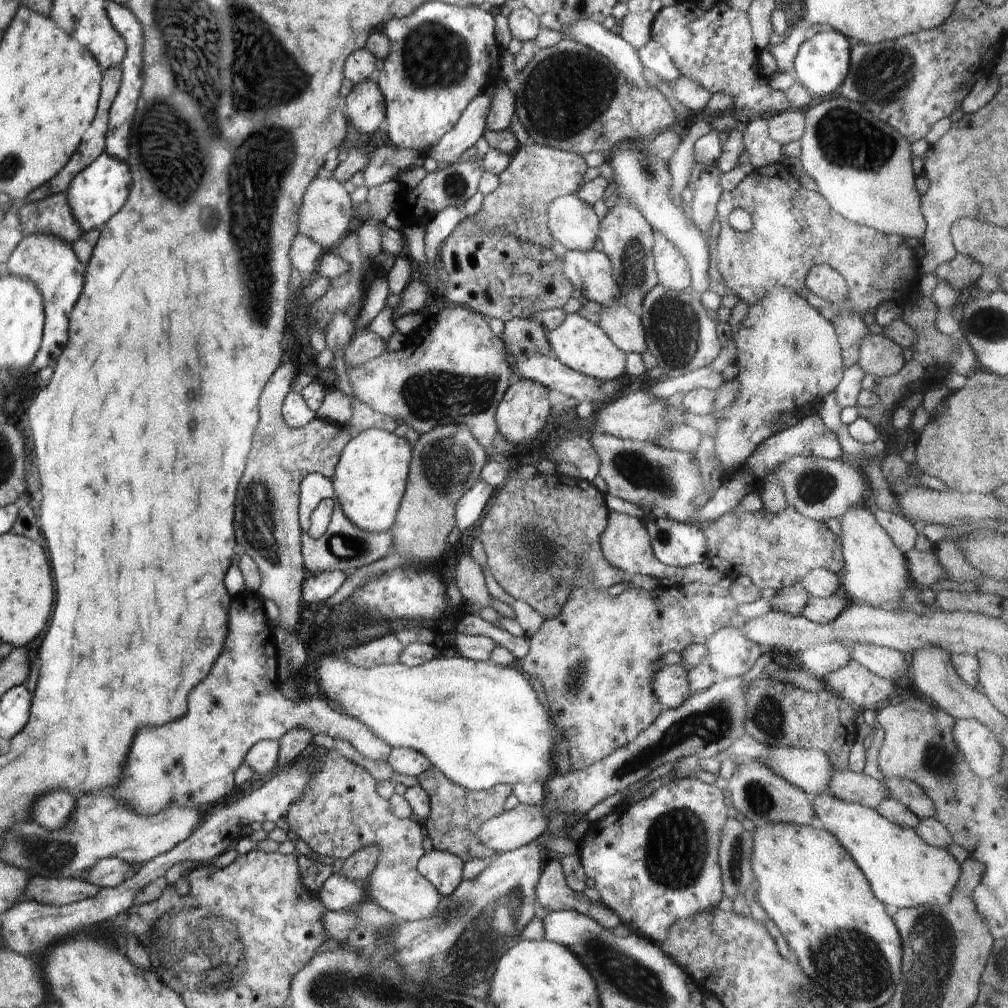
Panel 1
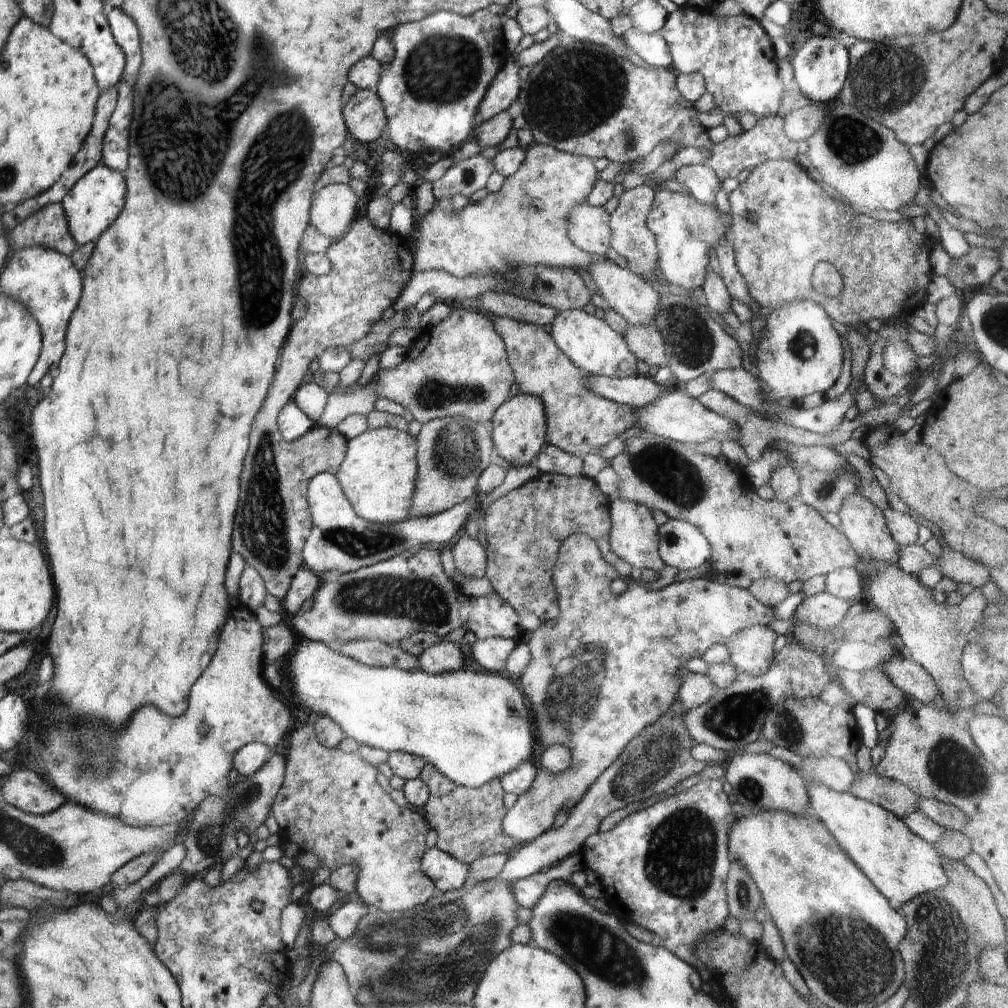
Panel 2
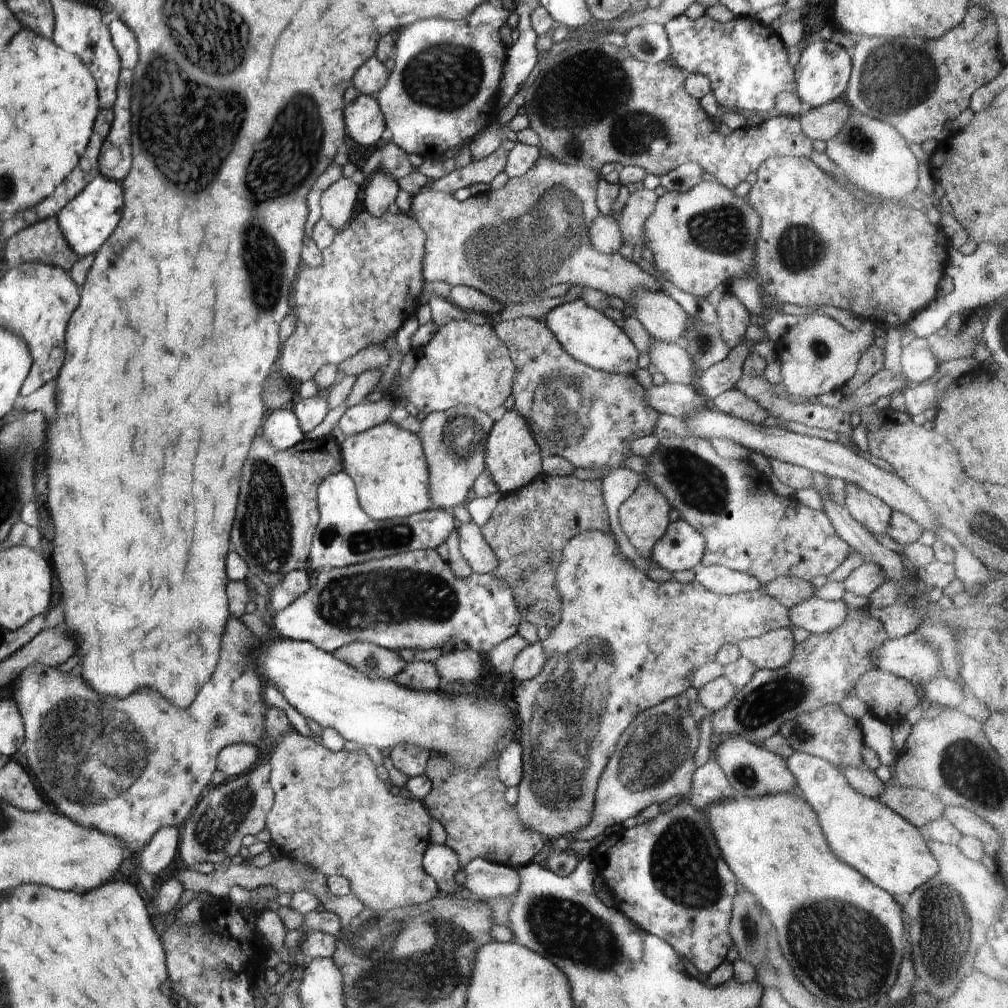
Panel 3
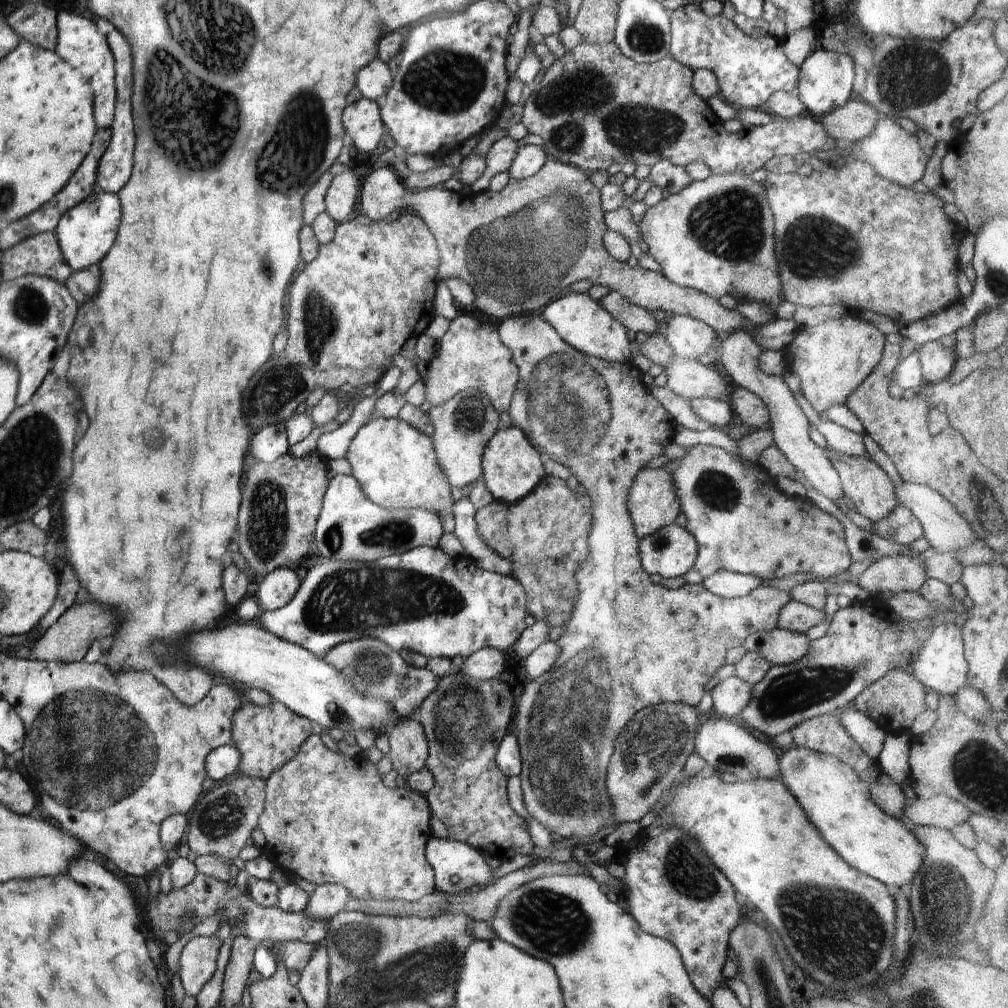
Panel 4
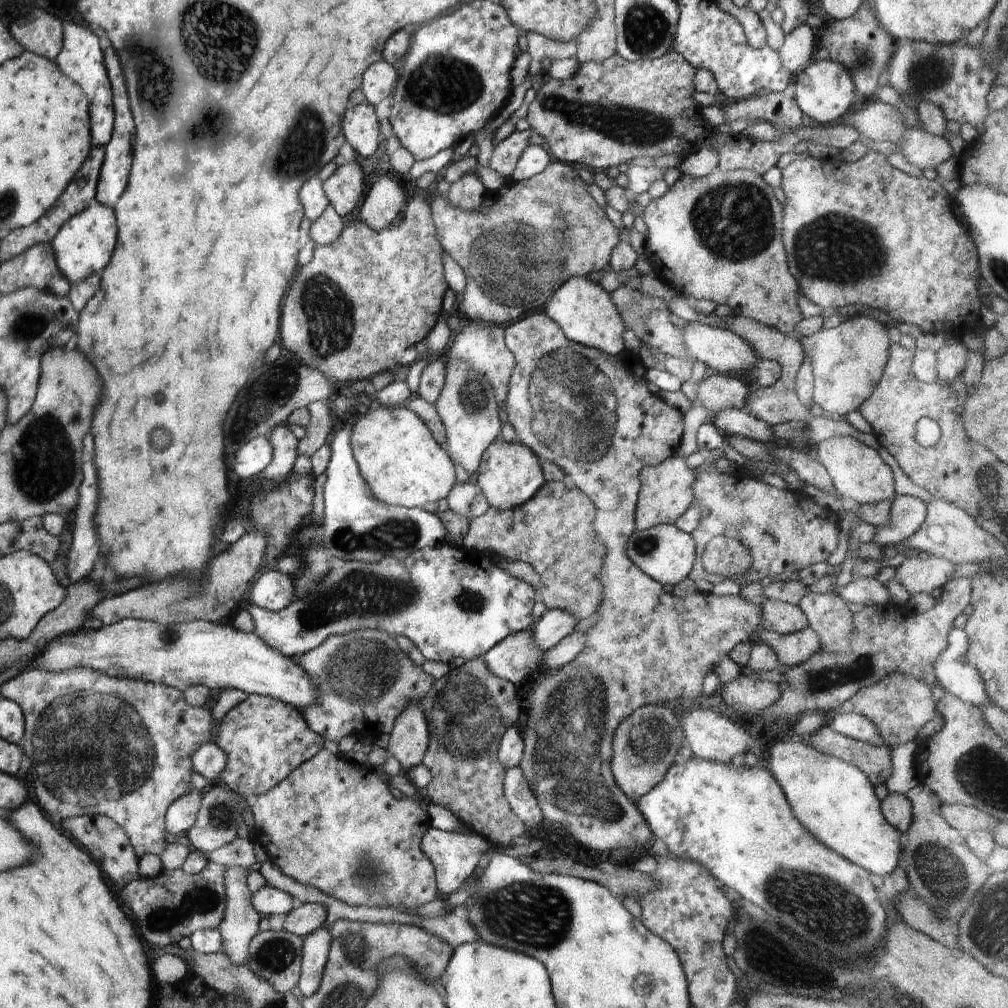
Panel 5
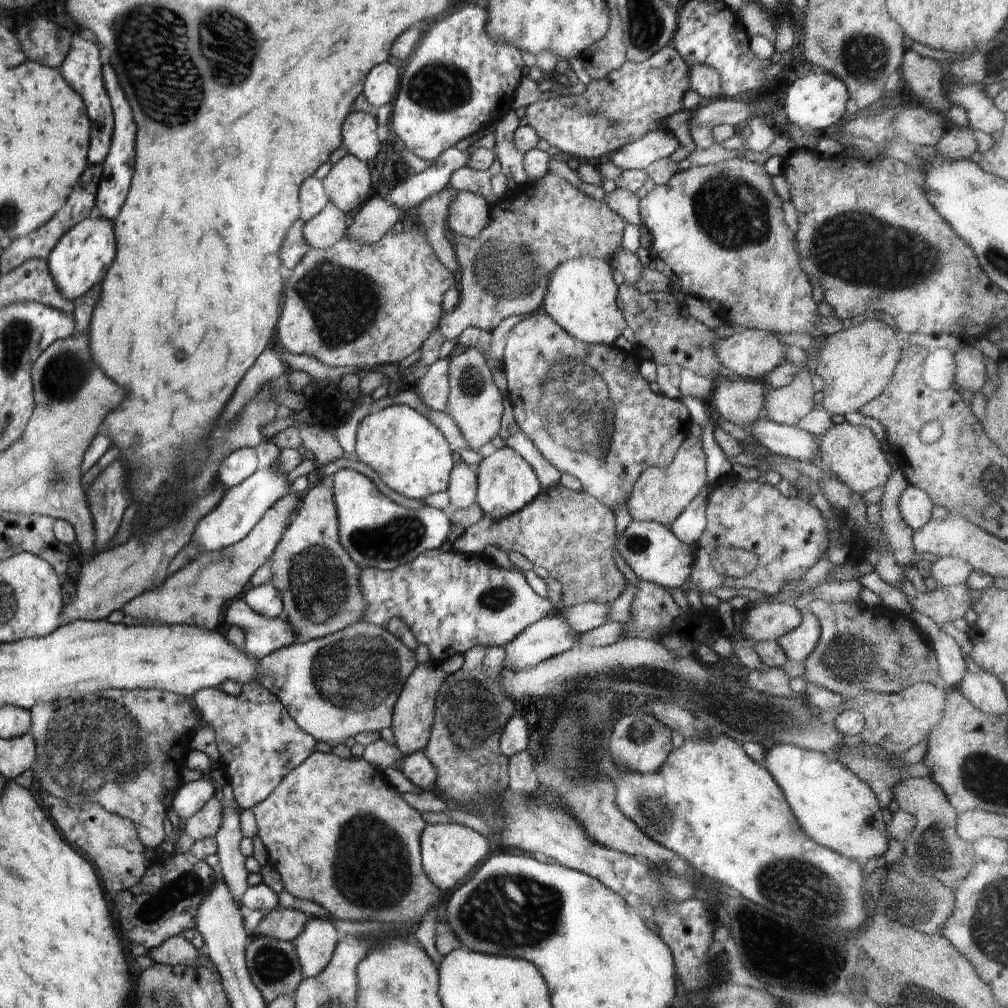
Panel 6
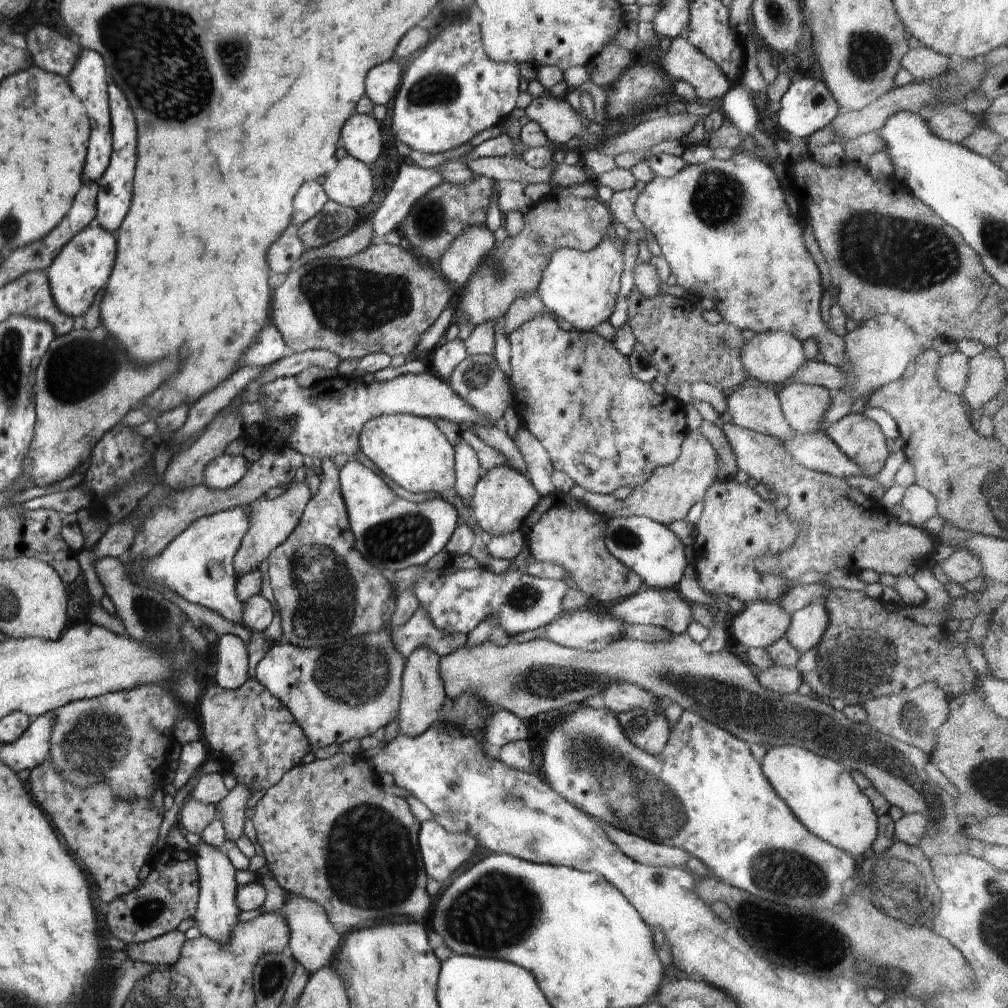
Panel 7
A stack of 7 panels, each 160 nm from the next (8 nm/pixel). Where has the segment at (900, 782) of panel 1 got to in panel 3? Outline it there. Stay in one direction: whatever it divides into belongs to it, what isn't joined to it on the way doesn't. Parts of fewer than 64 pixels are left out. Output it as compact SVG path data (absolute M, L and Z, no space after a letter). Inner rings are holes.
M945 806L942 818L948 819L962 834L976 836L984 844L984 850L992 858L996 858L1000 844L1002 844L1000 832L996 832L992 828L992 824L988 824L984 818L980 818L979 814L962 807Z

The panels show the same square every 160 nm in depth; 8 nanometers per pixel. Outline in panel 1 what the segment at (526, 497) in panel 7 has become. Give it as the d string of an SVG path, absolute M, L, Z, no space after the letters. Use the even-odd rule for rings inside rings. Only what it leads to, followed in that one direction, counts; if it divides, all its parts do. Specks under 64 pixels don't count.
M522 379L512 381L495 412L498 434L505 443L515 448L539 439L540 432L548 420L550 408L552 408L548 399L548 391L547 387L536 381Z

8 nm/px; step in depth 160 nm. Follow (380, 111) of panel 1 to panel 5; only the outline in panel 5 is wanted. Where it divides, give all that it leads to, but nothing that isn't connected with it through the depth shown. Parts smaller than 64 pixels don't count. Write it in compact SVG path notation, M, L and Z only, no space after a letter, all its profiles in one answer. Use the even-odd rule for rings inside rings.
M364 101L360 106L352 106L346 110L342 122L344 139L357 154L372 156L378 150L379 125L374 107Z

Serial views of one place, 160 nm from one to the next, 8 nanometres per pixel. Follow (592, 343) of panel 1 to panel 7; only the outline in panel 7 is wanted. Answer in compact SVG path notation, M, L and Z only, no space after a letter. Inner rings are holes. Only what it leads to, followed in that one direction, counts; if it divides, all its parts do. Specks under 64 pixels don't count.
M607 234L596 247L586 252L560 247L549 254L547 265L542 273L542 280L538 283L536 292L542 299L546 310L556 314L558 318L570 322L576 331L595 331L596 326L609 320L610 315L614 312L624 263L621 246L618 241L610 239Z

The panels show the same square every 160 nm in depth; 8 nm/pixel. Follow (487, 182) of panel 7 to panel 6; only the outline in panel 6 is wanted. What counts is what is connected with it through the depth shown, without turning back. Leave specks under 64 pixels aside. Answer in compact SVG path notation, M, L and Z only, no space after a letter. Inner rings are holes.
M446 187L427 198L416 208L413 221L418 220L425 228L425 235L436 256L452 273L458 266L455 248L449 236L447 218L449 208L459 193L455 188Z

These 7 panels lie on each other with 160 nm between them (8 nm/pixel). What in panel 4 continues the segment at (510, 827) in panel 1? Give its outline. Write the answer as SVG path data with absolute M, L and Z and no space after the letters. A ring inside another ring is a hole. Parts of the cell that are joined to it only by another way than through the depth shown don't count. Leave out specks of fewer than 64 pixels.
M524 314L510 316L502 319L498 323L500 340L510 349L513 354L513 361L519 370L519 379L516 385L516 392L512 397L509 413L514 426L521 428L526 438L543 459L557 461L570 469L572 475L577 478L580 486L587 491L587 495L592 501L592 526L588 538L587 556L579 564L579 569L575 572L575 582L577 597L574 610L571 612L570 620L565 624L565 632L557 641L561 652L556 659L556 664L531 681L523 688L520 702L516 705L516 730L518 730L517 741L521 752L521 789L527 813L538 823L544 825L555 839L565 839L572 836L584 838L584 836L594 836L606 826L619 827L615 819L615 806L607 789L607 768L614 752L614 740L618 733L626 727L626 723L643 708L660 703L682 703L697 707L704 696L704 686L724 666L727 664L726 655L729 650L741 647L746 637L753 632L769 631L777 627L778 613L781 608L788 604L792 598L788 591L774 588L767 583L758 586L746 596L736 598L722 598L712 594L702 584L686 583L677 589L666 588L662 584L653 584L649 574L642 568L639 553L639 538L636 536L635 528L627 507L629 490L634 482L635 476L646 467L646 464L653 458L658 458L665 454L667 447L673 442L675 435L681 426L672 418L670 413L662 407L660 402L650 393L648 386L643 382L643 373L633 365L632 361L619 363L607 361L587 355L582 351L577 351L567 342L564 342L554 328L542 320L540 315Z

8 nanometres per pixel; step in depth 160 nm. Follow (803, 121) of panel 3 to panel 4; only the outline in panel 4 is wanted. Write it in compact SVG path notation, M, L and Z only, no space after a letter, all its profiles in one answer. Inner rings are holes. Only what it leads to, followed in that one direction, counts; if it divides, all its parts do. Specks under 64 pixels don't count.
M853 97L841 108L822 116L820 121L826 128L826 134L832 136L834 140L854 143L856 140L862 140L864 136L870 136L880 118L885 116L882 116L876 108L870 108L870 104Z

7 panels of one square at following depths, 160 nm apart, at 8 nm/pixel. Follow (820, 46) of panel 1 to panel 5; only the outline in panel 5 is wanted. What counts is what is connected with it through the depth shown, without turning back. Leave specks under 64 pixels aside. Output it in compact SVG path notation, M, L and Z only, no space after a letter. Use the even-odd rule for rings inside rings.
M830 59L812 62L792 81L793 99L804 116L816 122L832 125L846 118L845 112L854 102L855 86L845 66Z

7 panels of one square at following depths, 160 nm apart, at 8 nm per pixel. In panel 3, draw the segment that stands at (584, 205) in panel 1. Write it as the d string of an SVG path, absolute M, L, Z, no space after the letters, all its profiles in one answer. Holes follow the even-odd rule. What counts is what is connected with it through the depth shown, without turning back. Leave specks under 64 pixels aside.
M614 215L598 216L594 218L590 226L590 244L602 254L614 254L619 252L623 245L622 234L620 234L618 223Z

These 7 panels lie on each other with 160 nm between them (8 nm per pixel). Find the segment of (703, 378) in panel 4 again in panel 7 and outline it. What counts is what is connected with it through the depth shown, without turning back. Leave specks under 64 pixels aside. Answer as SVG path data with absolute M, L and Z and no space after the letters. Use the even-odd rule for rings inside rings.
M747 381L744 385L727 394L727 410L732 417L731 422L738 426L765 435L787 441L794 437L796 431L787 423L778 395L772 388L756 381Z

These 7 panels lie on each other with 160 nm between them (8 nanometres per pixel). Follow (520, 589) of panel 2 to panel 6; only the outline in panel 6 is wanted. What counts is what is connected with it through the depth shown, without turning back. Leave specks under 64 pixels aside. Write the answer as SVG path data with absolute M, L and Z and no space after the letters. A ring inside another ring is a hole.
M558 484L551 489L542 489L536 498L522 510L505 519L492 519L484 515L476 524L467 528L449 547L463 555L483 554L485 546L493 544L508 553L515 551L524 555L534 566L542 566L549 576L562 585L563 606L578 603L613 603L629 585L614 560L617 532L614 510L582 490L571 491Z

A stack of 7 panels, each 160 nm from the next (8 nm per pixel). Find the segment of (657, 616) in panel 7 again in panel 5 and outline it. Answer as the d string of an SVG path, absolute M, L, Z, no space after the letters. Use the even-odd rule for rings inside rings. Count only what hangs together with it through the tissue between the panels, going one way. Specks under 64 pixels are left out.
M547 609L532 626L536 646L546 652L572 633L577 623L577 618L566 611Z

